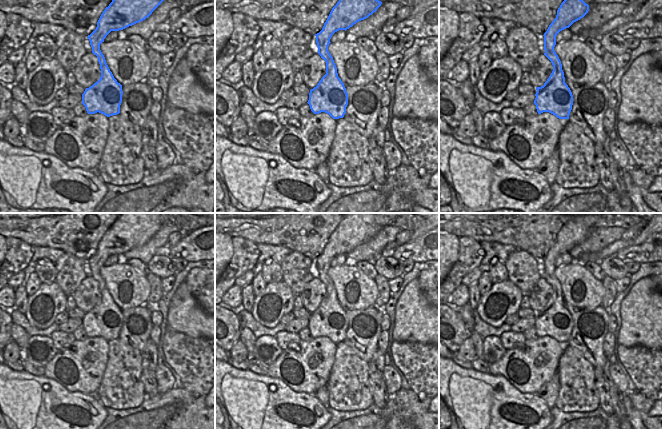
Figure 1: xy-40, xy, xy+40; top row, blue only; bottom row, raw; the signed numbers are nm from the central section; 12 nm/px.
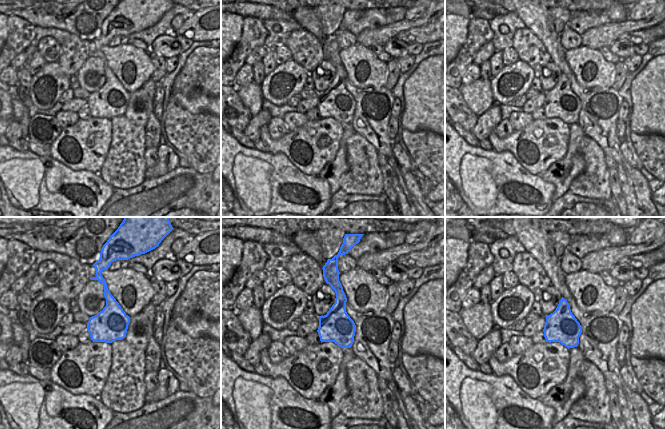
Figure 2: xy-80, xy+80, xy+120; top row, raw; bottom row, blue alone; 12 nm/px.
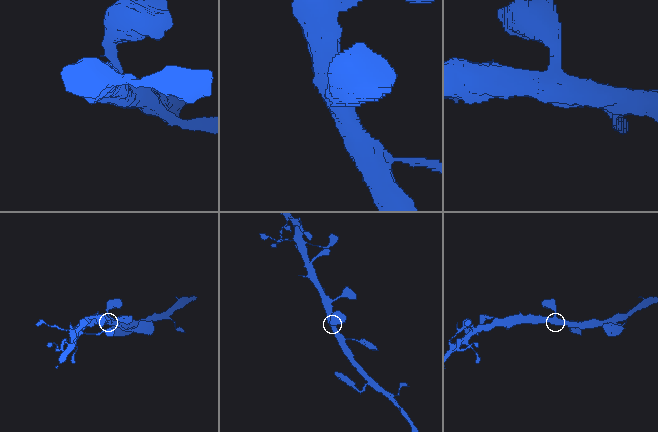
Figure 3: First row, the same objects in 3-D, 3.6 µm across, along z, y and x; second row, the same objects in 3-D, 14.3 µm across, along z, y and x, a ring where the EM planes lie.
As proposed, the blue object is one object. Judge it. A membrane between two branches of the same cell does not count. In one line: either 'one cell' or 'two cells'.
one cell

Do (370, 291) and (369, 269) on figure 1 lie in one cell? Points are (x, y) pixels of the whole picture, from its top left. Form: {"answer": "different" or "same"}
{"answer": "different"}

